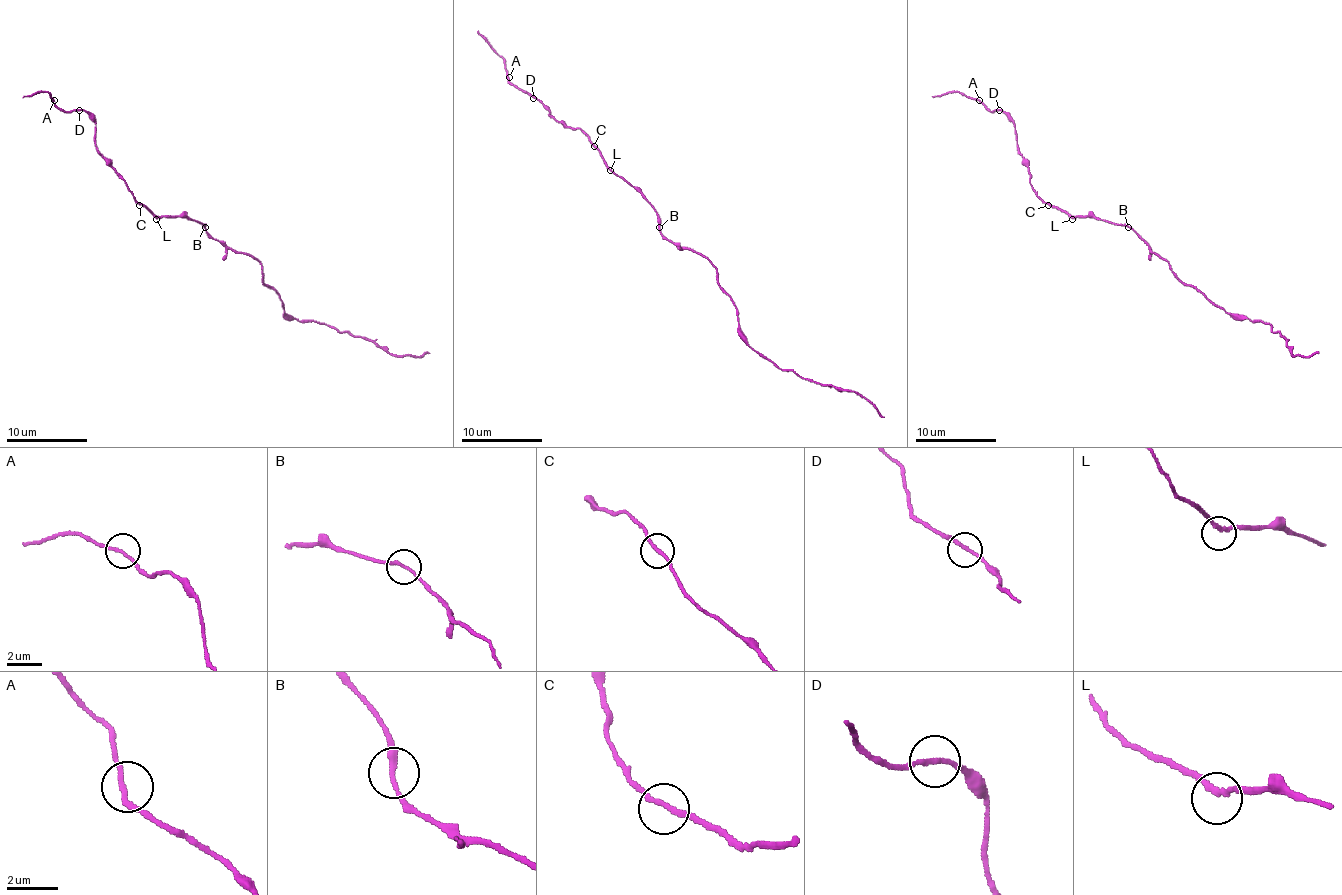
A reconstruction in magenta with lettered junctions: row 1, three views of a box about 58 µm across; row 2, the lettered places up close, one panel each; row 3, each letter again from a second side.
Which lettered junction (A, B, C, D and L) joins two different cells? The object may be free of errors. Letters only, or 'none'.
B

